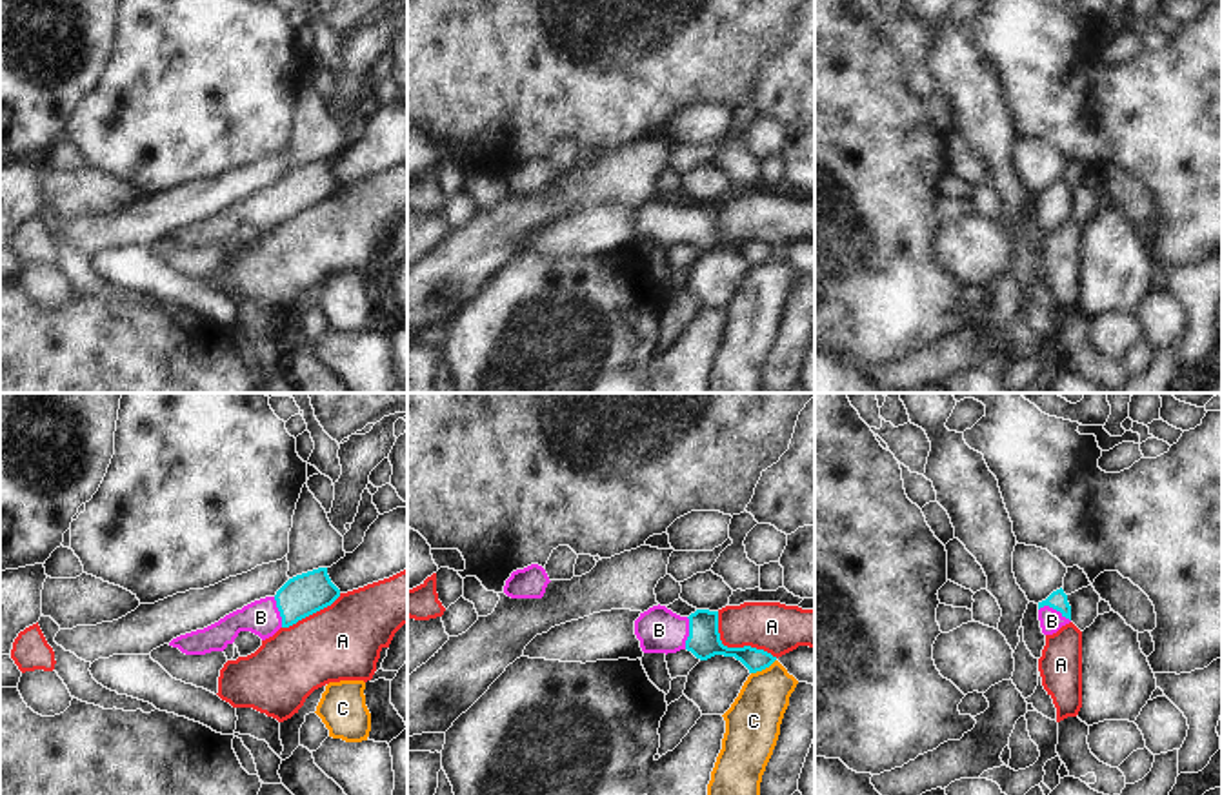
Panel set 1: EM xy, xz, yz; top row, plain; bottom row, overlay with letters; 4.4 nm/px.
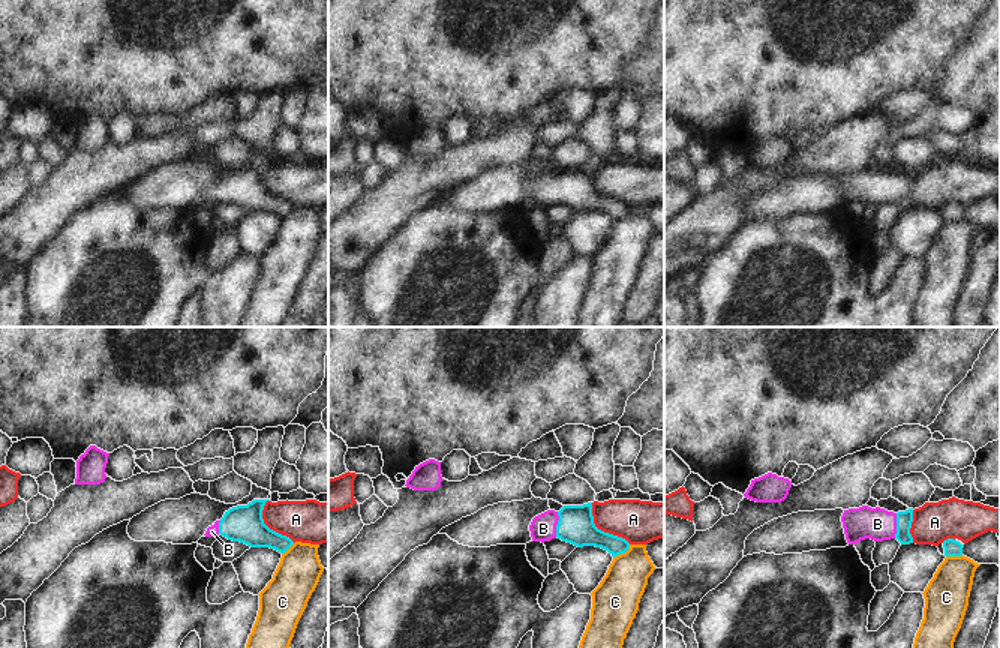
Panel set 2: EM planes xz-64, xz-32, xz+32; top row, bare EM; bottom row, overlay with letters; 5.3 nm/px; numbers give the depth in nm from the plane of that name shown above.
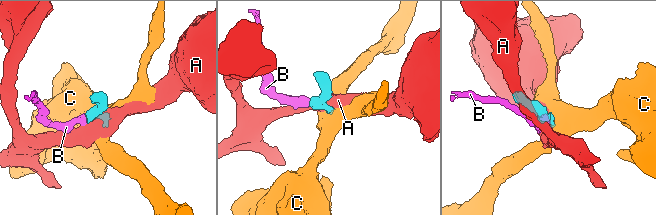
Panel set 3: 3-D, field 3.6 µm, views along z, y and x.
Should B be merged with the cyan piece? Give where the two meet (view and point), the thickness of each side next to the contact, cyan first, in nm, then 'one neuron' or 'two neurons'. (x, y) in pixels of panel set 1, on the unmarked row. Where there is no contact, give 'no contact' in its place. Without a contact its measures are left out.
meets cyan in yz at (1055, 201); 80 nm thick on the cyan side, 100 nm on the other; one neuron

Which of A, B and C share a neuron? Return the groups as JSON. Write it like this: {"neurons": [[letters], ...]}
{"neurons": [["A"], ["B"], ["C"]]}

